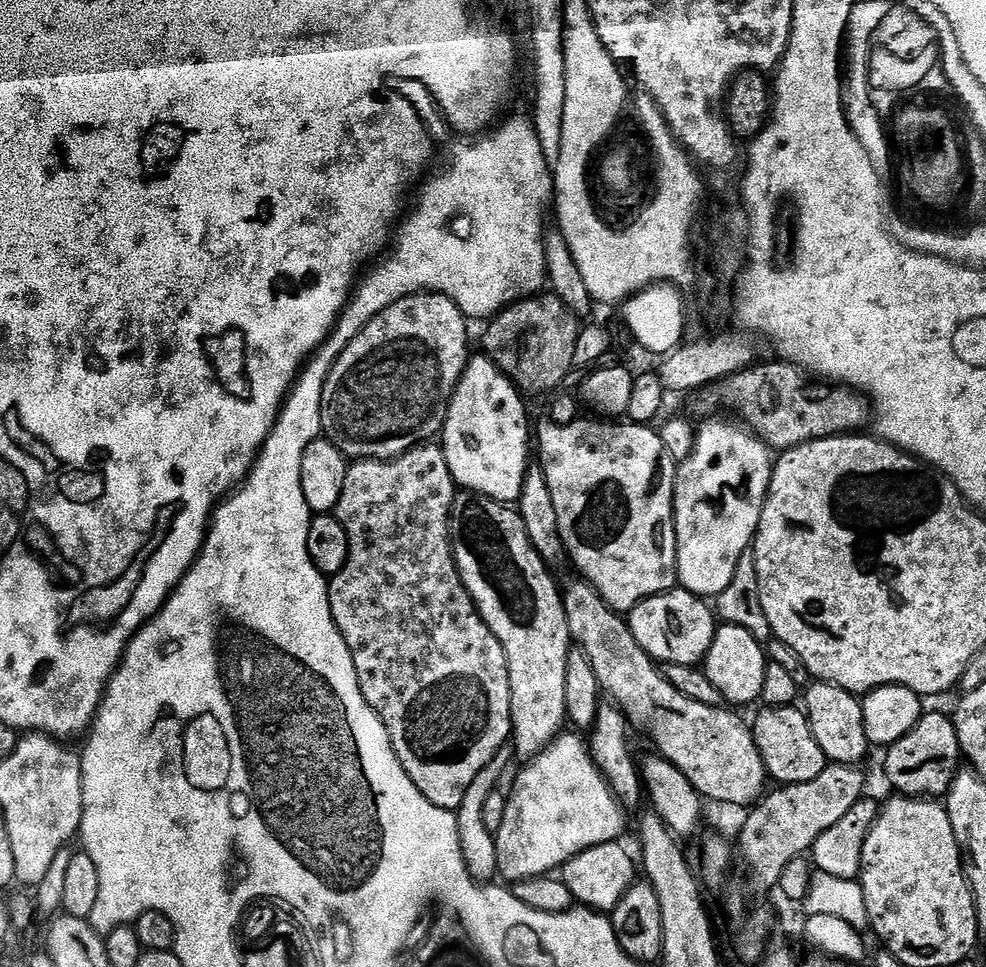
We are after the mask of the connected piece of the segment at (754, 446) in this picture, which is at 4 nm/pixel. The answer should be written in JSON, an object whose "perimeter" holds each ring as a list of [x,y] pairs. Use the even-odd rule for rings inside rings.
{"perimeter":[[[708,418],[700,429],[695,429],[691,452],[679,461],[680,469],[672,484],[676,576],[681,589],[699,598],[726,591],[732,578],[732,555],[749,551],[756,523],[760,521],[758,493],[767,489],[774,463],[768,445],[757,440],[747,428],[736,422],[727,424],[712,419],[716,418]]]}

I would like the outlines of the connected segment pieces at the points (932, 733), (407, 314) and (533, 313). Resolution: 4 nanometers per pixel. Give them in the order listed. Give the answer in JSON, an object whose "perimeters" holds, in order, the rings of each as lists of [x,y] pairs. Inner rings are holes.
{"perimeters":[[[[927,711],[906,735],[887,747],[882,772],[887,784],[895,793],[917,798],[940,798],[950,784],[950,772],[946,762],[958,756],[960,743],[957,740],[953,721],[938,713]]],[[[419,291],[379,312],[345,348],[339,349],[332,369],[323,377],[321,433],[345,457],[356,460],[392,460],[411,450],[414,440],[408,436],[414,435],[427,422],[440,396],[440,383],[455,385],[465,368],[469,355],[467,323],[460,307],[437,292]]],[[[537,294],[521,298],[509,304],[503,312],[497,312],[487,321],[488,329],[484,332],[483,355],[496,364],[496,367],[507,376],[521,393],[529,392],[532,396],[540,396],[543,392],[555,393],[560,383],[568,376],[572,368],[572,355],[578,352],[577,340],[582,328],[578,318],[554,294]]]]}

